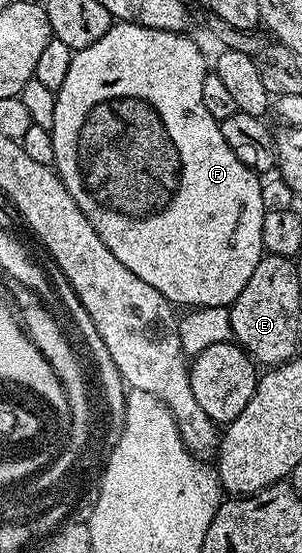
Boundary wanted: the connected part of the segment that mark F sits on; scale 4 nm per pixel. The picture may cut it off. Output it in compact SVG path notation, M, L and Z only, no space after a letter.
M114 23L113 27L107 30L107 34L99 38L99 42L91 42L91 46L73 53L71 70L68 71L61 89L56 92L55 122L51 129L55 171L63 186L78 203L79 210L86 215L95 232L99 234L99 238L136 277L159 290L159 293L174 305L189 304L185 306L193 308L228 306L235 298L239 298L243 286L247 286L247 278L255 274L255 266L259 266L263 255L263 218L267 211L265 196L261 193L262 177L243 162L239 162L239 158L235 158L235 150L231 150L231 146L223 142L220 123L203 106L203 82L206 73L205 56L189 34L151 30L138 24Z

